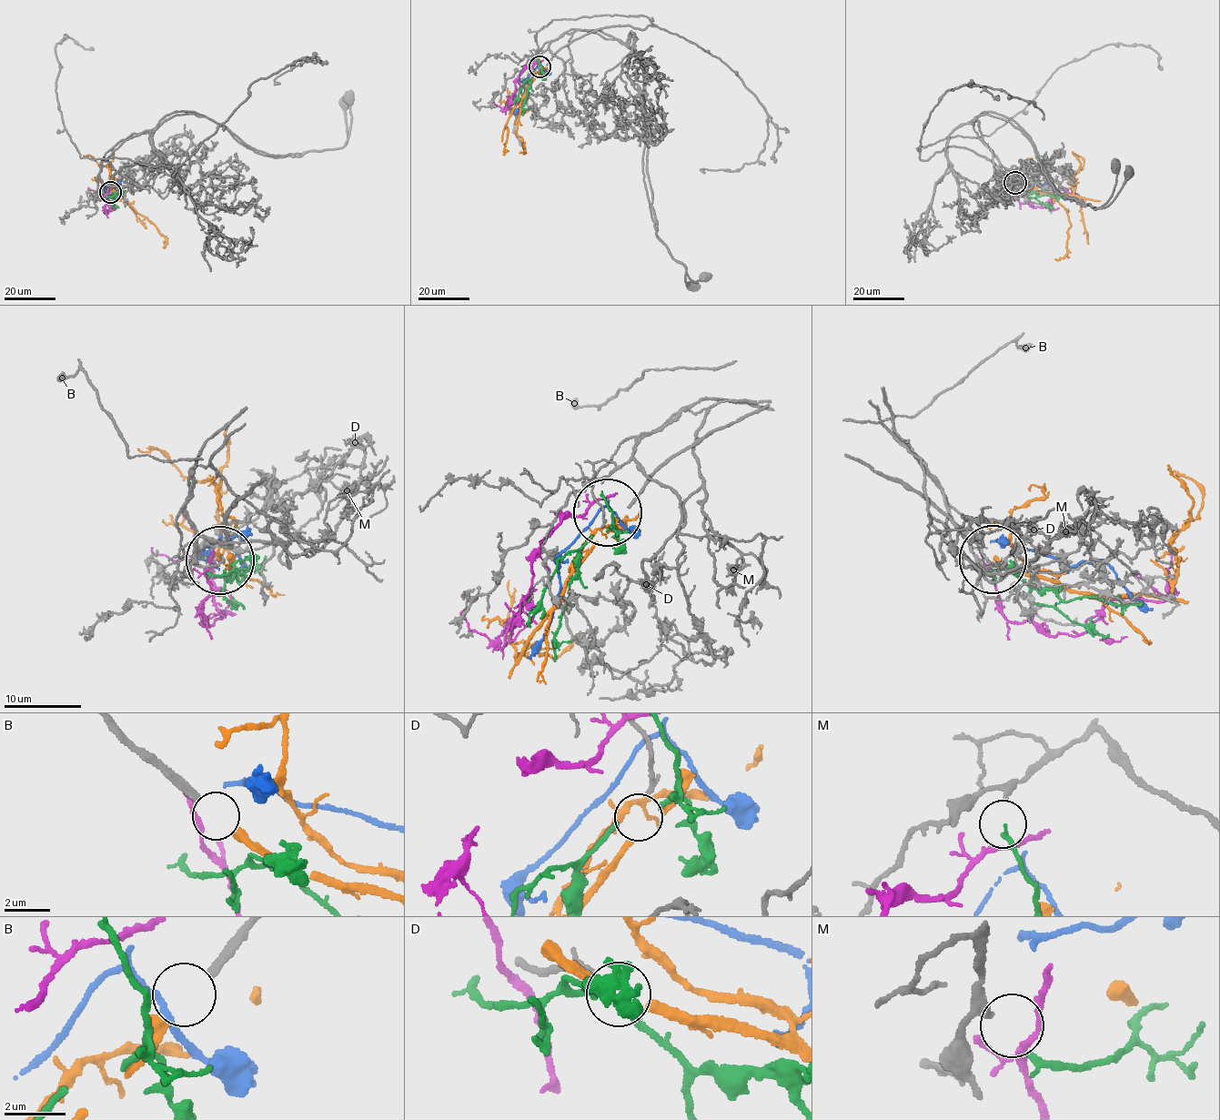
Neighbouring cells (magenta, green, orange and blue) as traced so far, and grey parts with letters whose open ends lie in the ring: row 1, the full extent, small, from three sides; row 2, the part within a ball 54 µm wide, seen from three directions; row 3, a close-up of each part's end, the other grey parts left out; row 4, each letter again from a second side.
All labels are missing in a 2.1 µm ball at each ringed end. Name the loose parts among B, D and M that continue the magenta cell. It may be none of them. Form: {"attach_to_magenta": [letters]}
{"attach_to_magenta": []}

